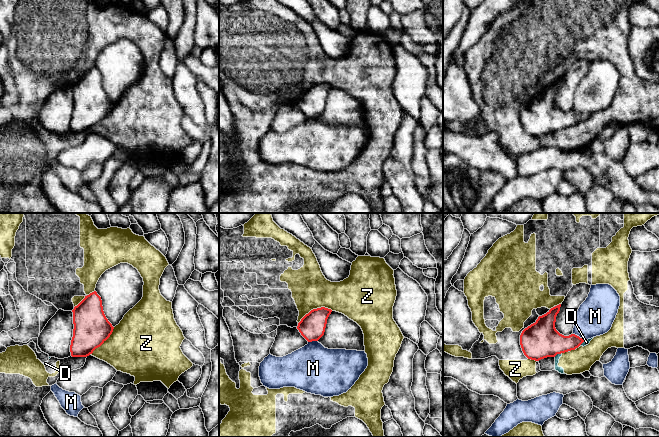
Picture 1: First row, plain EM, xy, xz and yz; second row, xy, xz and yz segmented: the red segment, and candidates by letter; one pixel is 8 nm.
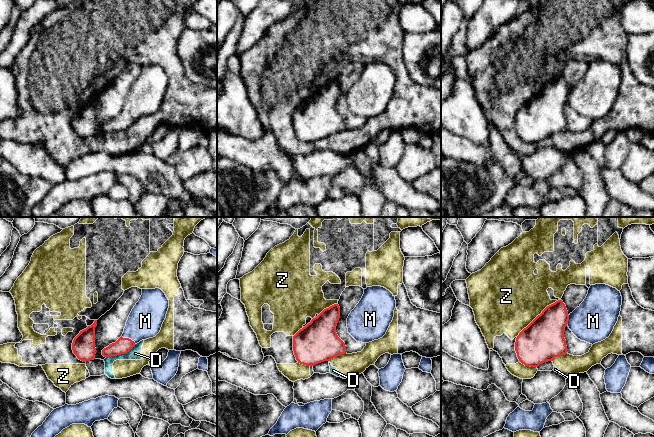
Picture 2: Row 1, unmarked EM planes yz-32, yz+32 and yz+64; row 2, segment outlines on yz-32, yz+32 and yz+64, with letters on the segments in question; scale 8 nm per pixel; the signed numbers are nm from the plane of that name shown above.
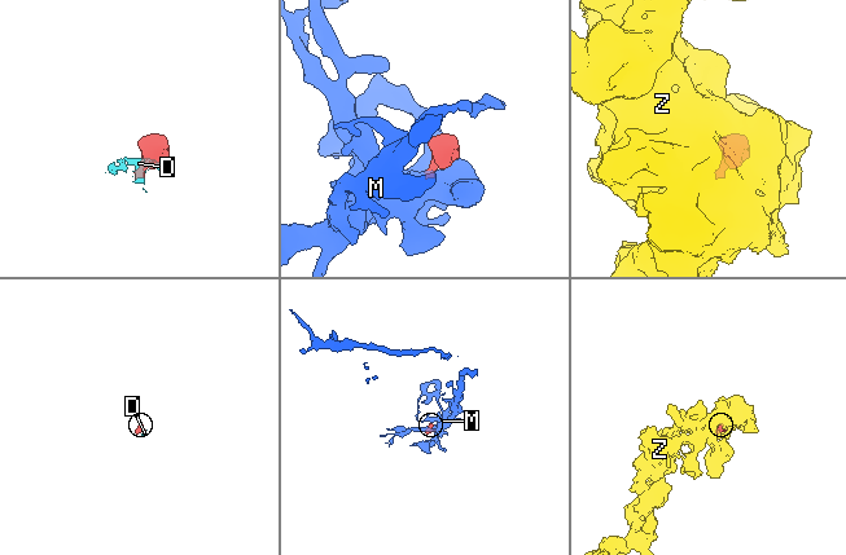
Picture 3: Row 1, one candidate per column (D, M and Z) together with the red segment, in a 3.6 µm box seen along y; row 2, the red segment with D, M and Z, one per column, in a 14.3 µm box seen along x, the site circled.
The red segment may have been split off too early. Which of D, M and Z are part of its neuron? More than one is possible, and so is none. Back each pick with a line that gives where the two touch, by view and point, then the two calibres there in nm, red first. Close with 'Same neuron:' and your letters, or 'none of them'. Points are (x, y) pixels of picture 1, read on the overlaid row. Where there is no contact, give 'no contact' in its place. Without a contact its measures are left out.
M: meets red in yz at (578, 336); 240 nm thick on the red side, 300 nm on the other
Same neuron: M

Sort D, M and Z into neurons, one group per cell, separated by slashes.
D Z / M

